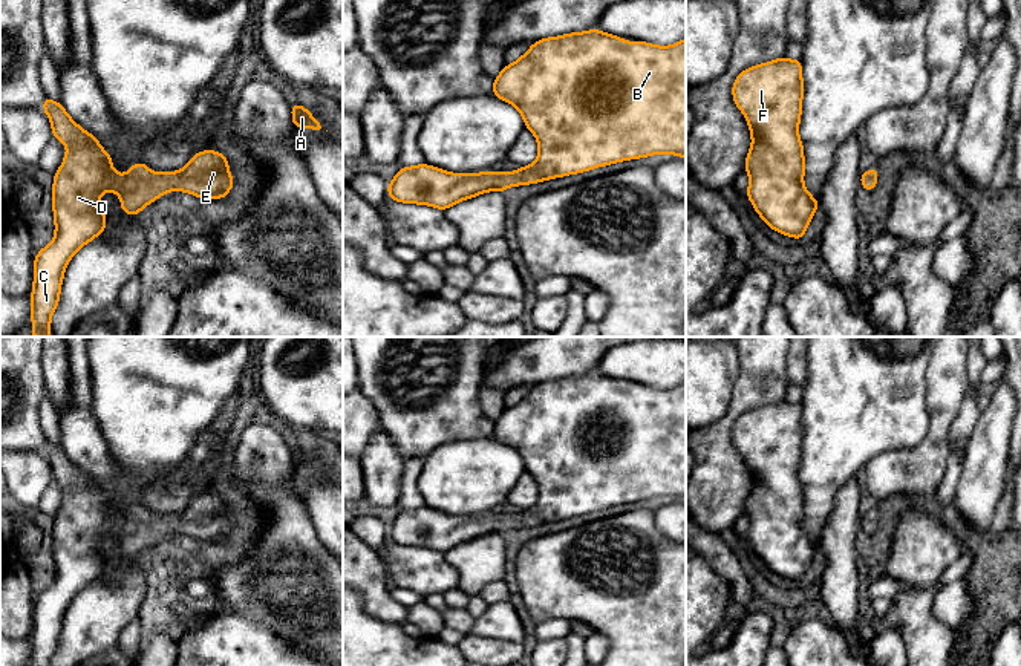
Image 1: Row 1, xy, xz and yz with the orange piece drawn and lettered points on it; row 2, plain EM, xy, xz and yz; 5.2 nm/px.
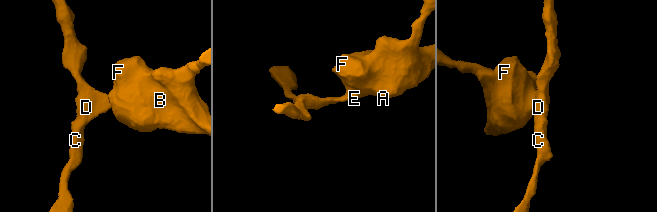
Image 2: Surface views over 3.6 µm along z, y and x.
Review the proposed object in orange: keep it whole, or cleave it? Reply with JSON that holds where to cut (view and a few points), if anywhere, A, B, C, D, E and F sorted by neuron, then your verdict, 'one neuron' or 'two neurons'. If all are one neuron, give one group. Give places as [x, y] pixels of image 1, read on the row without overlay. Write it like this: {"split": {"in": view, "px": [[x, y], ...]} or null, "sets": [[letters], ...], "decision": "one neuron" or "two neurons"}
{"split": null, "sets": [["A", "B", "C", "D", "E", "F"]], "decision": "one neuron"}

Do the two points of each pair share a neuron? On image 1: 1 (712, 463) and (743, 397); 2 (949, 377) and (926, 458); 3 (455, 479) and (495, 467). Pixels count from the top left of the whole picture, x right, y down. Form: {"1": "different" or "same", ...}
{"1": "same", "2": "same", "3": "same"}

